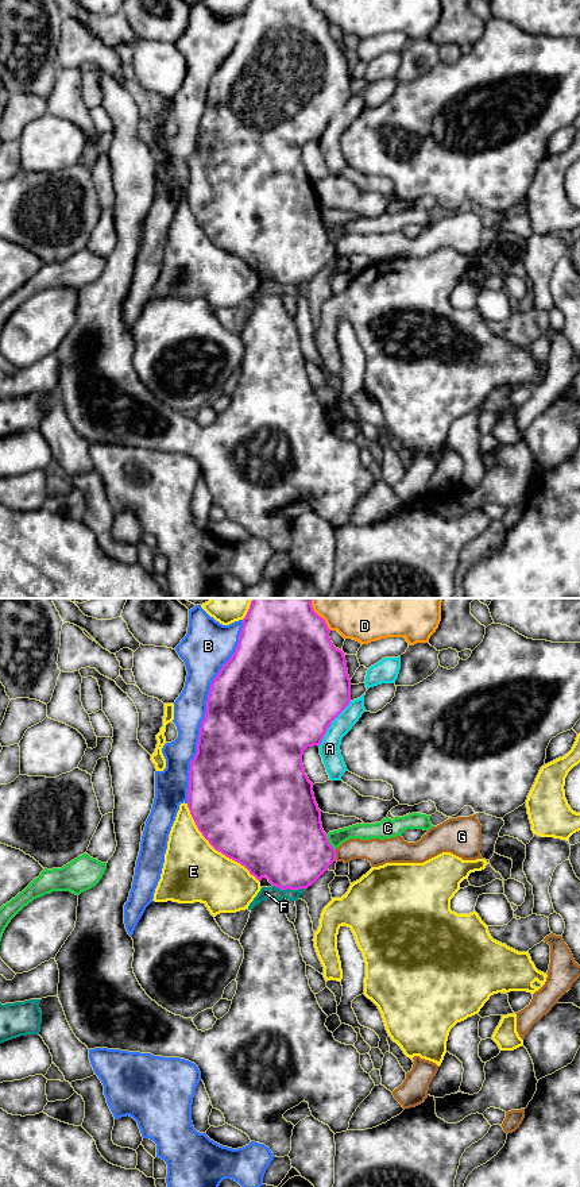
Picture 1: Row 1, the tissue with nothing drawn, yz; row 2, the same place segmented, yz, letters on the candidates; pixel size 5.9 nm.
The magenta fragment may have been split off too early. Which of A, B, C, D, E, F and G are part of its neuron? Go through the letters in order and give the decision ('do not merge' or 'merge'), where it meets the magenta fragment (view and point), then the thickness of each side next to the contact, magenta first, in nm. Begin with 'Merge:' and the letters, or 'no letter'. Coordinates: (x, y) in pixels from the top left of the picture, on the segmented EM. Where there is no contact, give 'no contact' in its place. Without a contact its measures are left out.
Merge: no letter
A: do not merge | yz (331, 723) | 500/130 nm
B: do not merge | yz (207, 712) | 500/190 nm
C: do not merge | yz (328, 843) | 460/100 nm
D: do not merge | yz (317, 615) | 500/440 nm
E: do not merge | yz (215, 848) | 500/360 nm
F: do not merge | yz (289, 887) | 460/80 nm
G: do not merge | yz (335, 855) | 440/150 nm

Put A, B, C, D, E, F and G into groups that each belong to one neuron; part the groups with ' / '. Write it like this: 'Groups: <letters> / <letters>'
Groups: A / B / C / D / E / F / G

